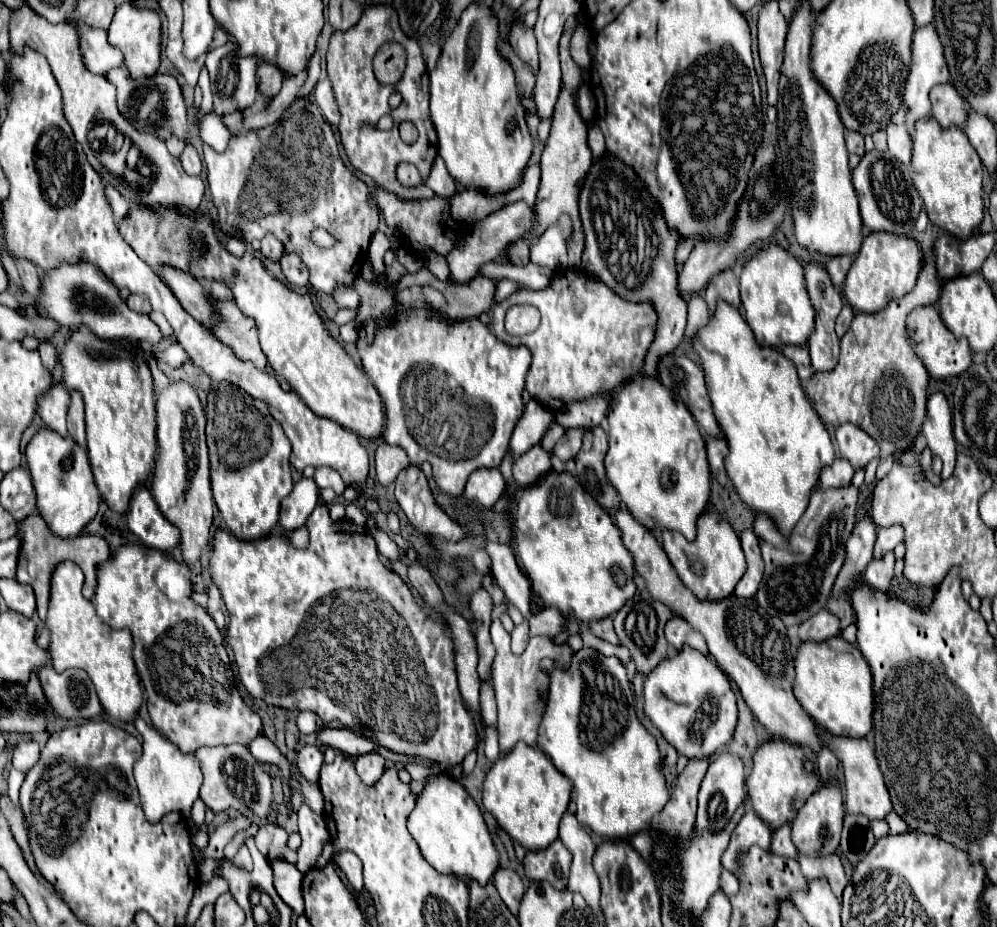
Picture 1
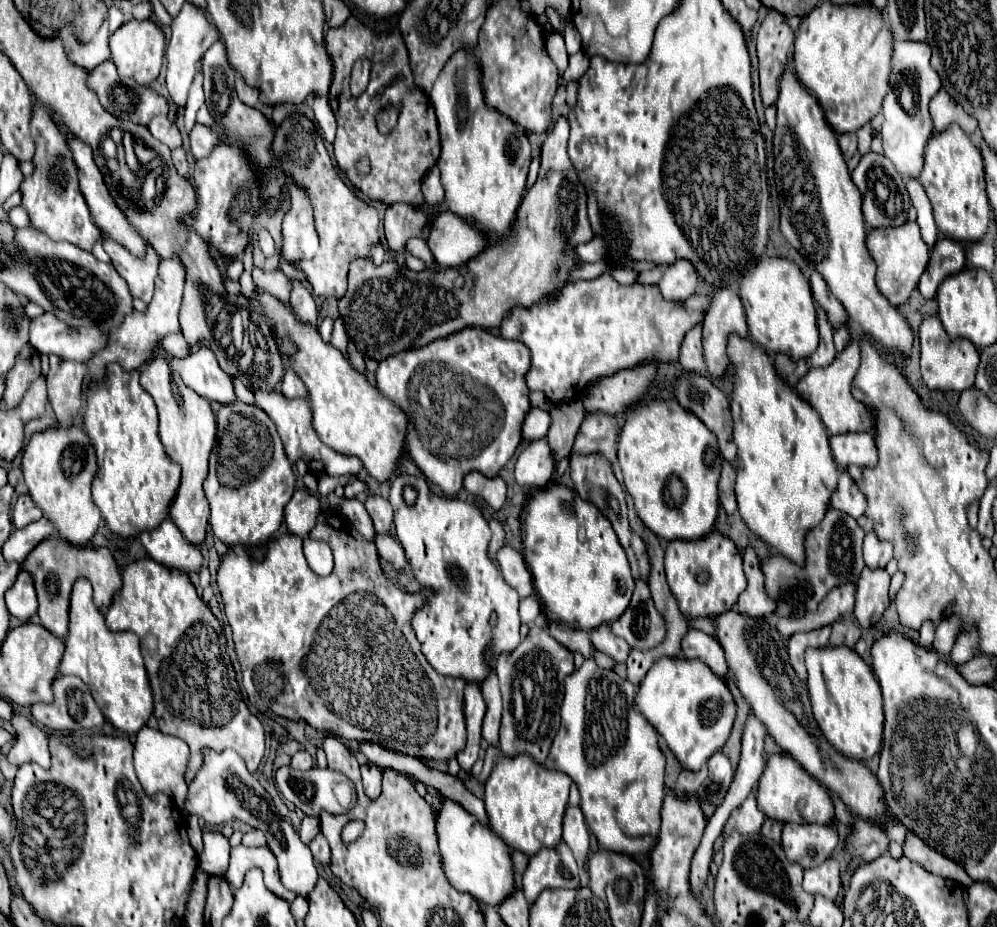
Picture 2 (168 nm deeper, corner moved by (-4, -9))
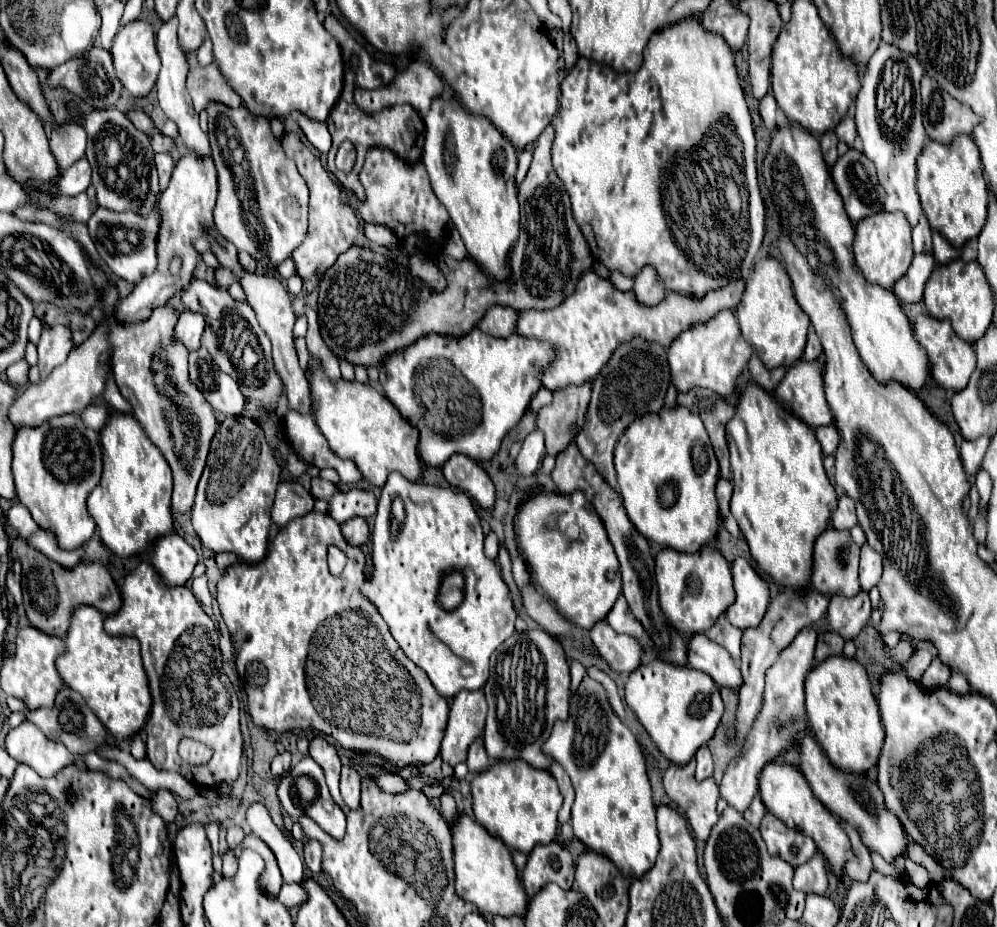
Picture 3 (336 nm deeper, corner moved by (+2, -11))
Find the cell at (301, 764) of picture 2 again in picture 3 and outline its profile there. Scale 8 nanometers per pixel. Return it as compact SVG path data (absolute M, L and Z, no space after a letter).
M282 752L276 754L272 760L272 776L284 776L292 766L292 754L290 752Z

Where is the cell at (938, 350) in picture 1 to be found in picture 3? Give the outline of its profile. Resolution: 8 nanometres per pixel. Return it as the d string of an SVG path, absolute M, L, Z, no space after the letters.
M928 314L918 316L916 324L914 324L914 334L916 340L924 346L928 360L932 364L932 378L948 390L962 390L968 384L970 374L974 372L974 364L976 364L976 356L974 356L974 348L970 344L966 344L966 340L958 338L956 332L950 326L950 320L934 320Z

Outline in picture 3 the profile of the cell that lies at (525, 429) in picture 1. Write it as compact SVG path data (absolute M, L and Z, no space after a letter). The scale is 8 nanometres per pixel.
M542 388L534 398L532 398L532 404L530 404L530 410L536 414L544 404L550 404L552 402L552 394L546 390L546 388Z

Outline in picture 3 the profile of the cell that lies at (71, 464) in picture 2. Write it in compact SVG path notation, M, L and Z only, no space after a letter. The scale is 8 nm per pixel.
M80 414L56 416L36 428L18 428L12 444L12 474L18 500L28 508L28 512L32 514L34 522L40 528L46 528L46 532L52 532L56 536L62 550L80 548L84 546L84 542L92 538L96 522L86 510L86 498L92 492L92 488L100 482L102 446L100 446L100 434L84 426Z

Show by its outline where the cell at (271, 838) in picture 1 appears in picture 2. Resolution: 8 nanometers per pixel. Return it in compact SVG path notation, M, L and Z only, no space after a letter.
M248 830L242 838L242 844L244 846L250 846L250 848L260 848L260 846L266 846L264 842L264 834L260 830Z

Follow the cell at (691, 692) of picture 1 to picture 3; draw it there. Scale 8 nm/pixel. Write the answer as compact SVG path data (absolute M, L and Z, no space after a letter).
M650 660L628 676L626 702L658 750L680 766L688 764L696 750L714 736L724 712L718 686L710 676L690 666L674 666L662 660Z

